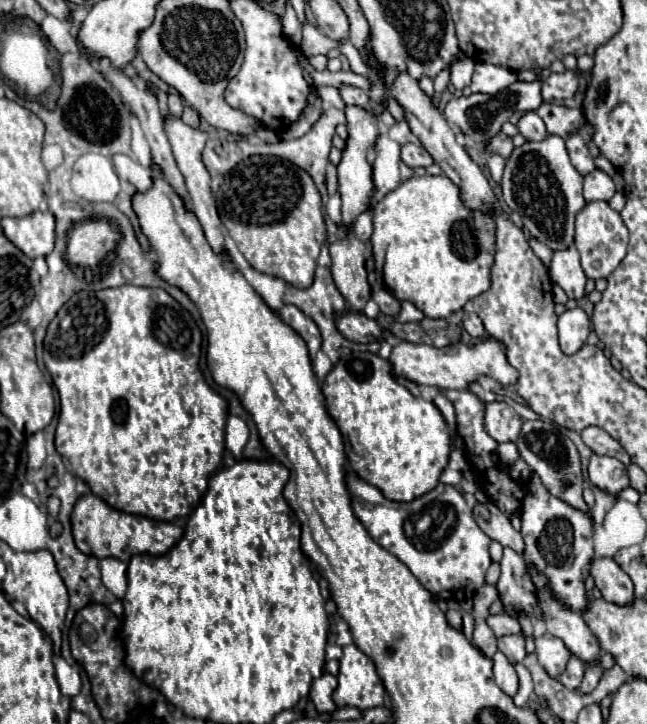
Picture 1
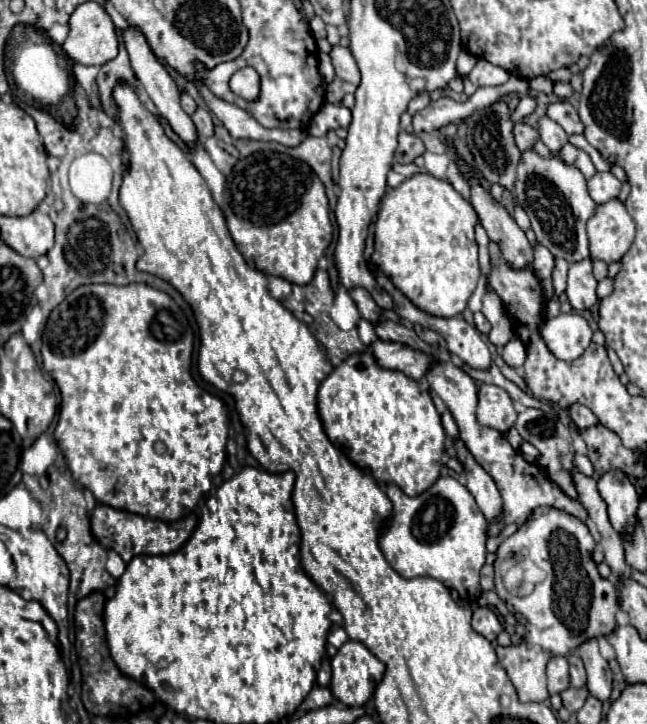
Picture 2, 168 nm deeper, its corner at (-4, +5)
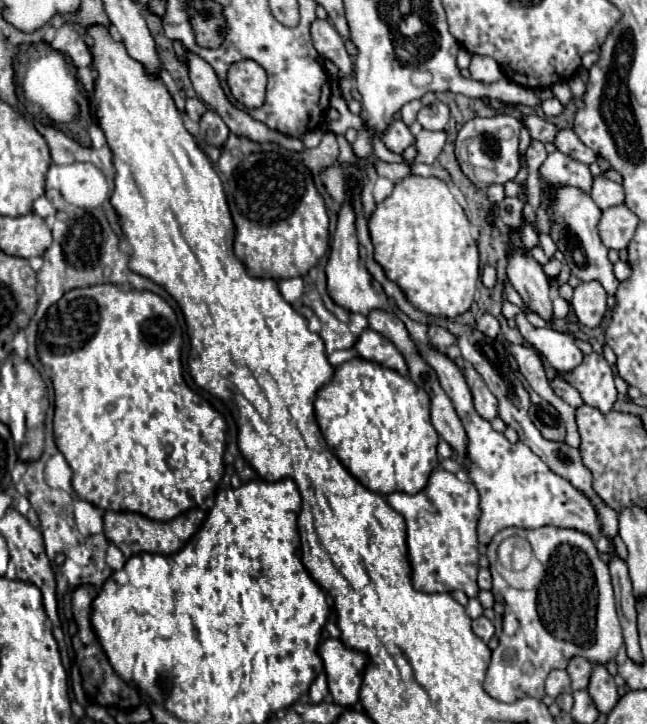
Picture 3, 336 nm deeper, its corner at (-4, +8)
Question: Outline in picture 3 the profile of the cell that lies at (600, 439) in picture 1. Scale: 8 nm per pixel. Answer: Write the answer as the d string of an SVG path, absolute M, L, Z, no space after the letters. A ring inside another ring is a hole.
M557 376L553 382L549 382L549 384L551 384L551 388L555 390L555 394L557 394L561 400L565 400L571 408L583 406L583 400L581 400L579 392L577 392L573 386L569 386L567 382L563 382L559 376Z

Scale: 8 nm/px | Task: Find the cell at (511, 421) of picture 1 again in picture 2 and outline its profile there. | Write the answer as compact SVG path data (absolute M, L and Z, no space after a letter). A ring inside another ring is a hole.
M479 385L479 403L477 403L477 421L485 427L507 433L515 425L517 411L513 407L507 391L495 385Z

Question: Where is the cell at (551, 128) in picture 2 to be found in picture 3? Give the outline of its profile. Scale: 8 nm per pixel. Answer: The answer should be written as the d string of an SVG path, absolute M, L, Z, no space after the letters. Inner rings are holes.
M561 128L561 130L557 132L557 136L555 136L555 146L557 146L557 150L561 150L563 154L567 154L567 156L579 160L579 162L585 162L585 164L593 164L593 162L597 160L597 154L595 154L591 148L587 148L587 146L575 136L575 132L569 130L569 128Z

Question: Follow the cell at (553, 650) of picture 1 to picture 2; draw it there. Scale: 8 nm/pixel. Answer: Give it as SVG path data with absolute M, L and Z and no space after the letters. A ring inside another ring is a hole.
M553 657L547 663L547 687L549 693L561 693L569 687L569 669L567 669L567 657Z

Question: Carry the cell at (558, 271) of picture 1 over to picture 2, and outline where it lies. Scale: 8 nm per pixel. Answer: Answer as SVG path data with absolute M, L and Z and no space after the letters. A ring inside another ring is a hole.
M579 261L569 267L569 281L567 281L567 299L575 311L591 309L597 303L597 281L591 273L591 261Z

